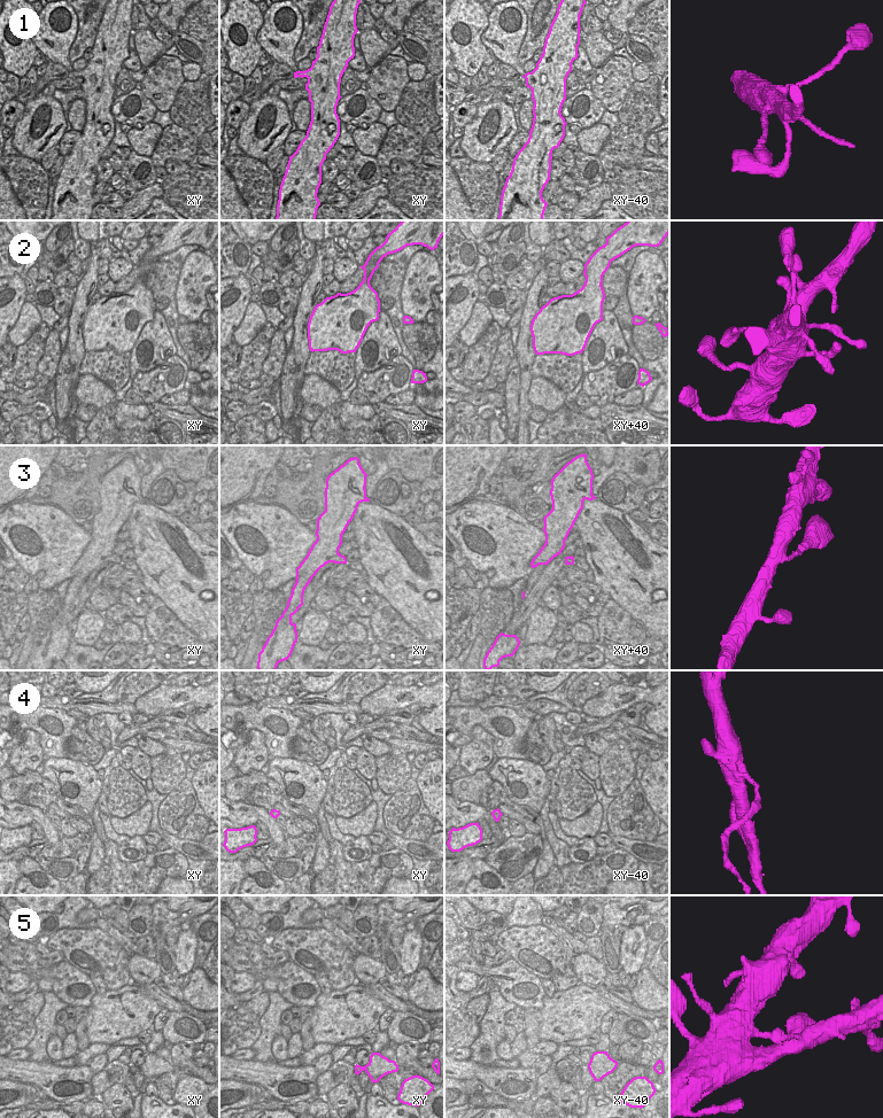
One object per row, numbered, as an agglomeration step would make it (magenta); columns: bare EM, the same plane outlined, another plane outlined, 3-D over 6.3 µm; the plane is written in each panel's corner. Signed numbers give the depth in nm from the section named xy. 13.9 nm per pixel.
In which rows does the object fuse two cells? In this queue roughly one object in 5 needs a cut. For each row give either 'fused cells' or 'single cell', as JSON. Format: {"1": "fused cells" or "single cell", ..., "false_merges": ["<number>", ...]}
{"1": "single cell", "2": "single cell", "3": "single cell", "4": "fused cells", "5": "single cell", "false_merges": ["4"]}

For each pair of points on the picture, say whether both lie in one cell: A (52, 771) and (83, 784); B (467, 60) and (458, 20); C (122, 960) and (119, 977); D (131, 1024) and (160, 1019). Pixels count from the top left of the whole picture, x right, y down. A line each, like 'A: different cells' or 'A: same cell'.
A: same cell
B: same cell
C: same cell
D: different cells

